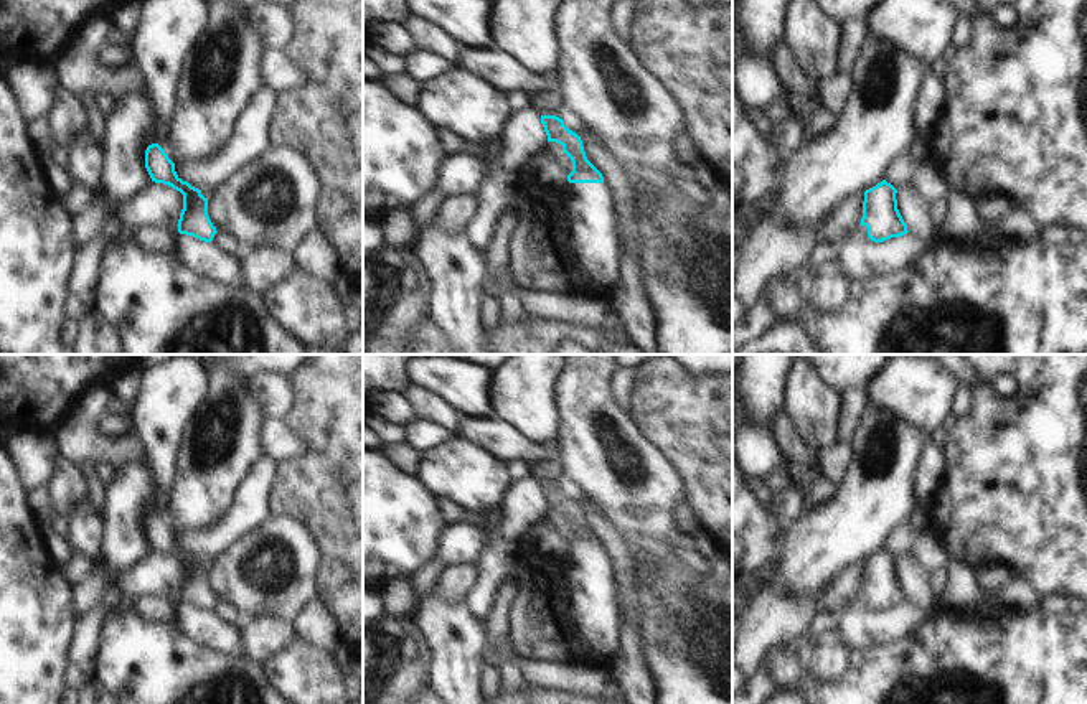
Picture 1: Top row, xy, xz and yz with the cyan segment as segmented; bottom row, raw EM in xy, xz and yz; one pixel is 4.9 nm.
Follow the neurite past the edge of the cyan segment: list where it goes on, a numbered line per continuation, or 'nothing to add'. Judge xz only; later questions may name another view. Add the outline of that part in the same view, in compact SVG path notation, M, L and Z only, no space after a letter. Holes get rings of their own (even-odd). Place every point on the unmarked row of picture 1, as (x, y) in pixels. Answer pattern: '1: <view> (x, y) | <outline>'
1: xz (583, 582) | M567 551L558 562L553 587L582 651L595 656L615 653L620 610L609 556Z

